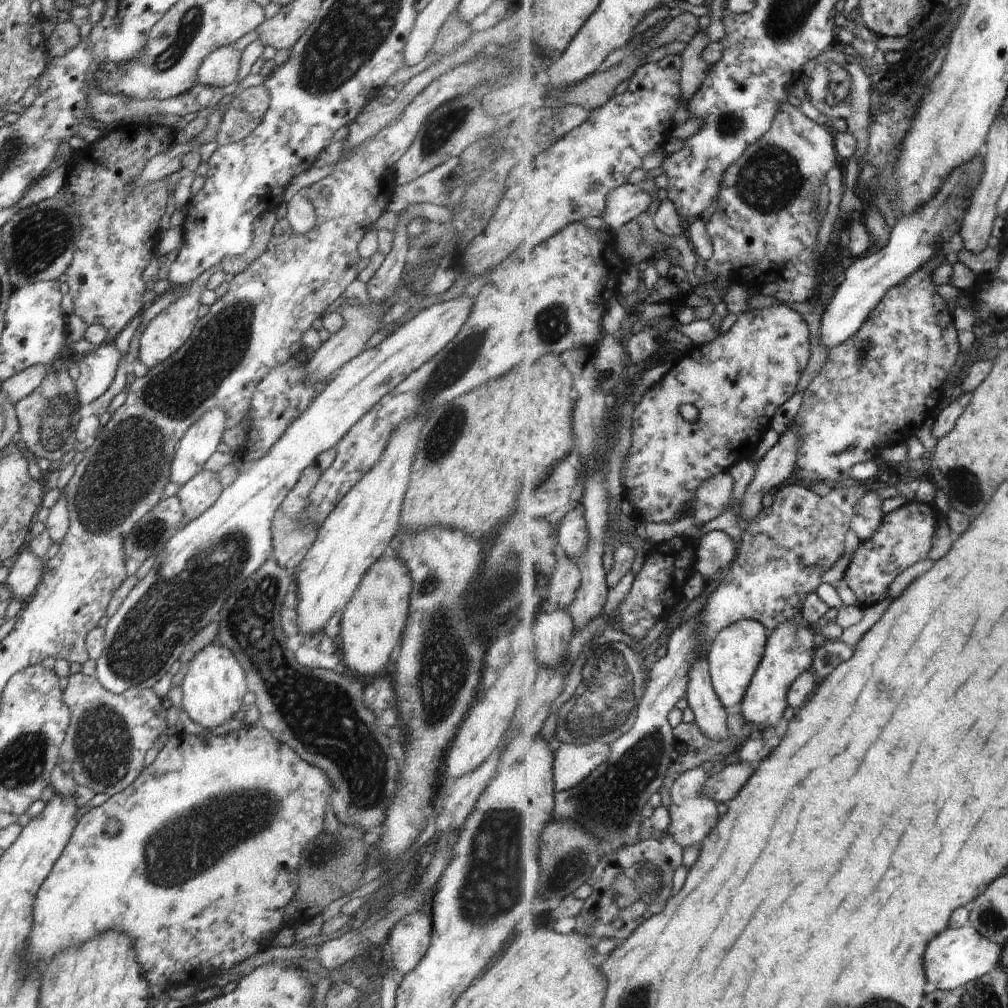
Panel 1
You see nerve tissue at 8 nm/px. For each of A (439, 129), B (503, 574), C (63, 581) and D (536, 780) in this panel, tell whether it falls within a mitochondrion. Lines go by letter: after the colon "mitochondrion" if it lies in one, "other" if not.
A: mitochondrion
B: mitochondrion
C: other
D: other

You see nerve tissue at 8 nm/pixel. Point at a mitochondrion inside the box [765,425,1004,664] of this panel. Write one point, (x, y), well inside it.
(965, 485)

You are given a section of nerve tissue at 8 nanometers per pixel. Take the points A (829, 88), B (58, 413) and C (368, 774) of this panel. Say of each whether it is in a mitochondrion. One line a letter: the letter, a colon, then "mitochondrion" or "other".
A: mitochondrion
B: mitochondrion
C: mitochondrion

